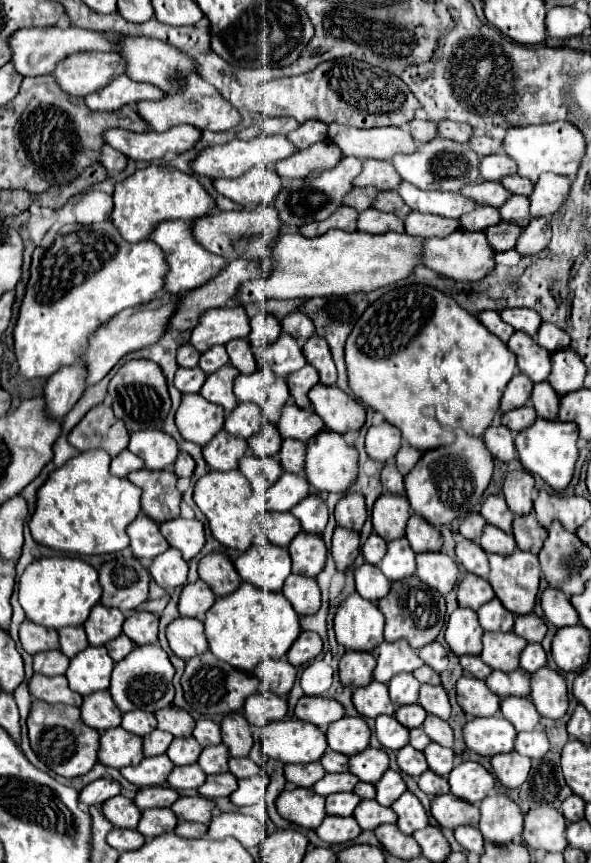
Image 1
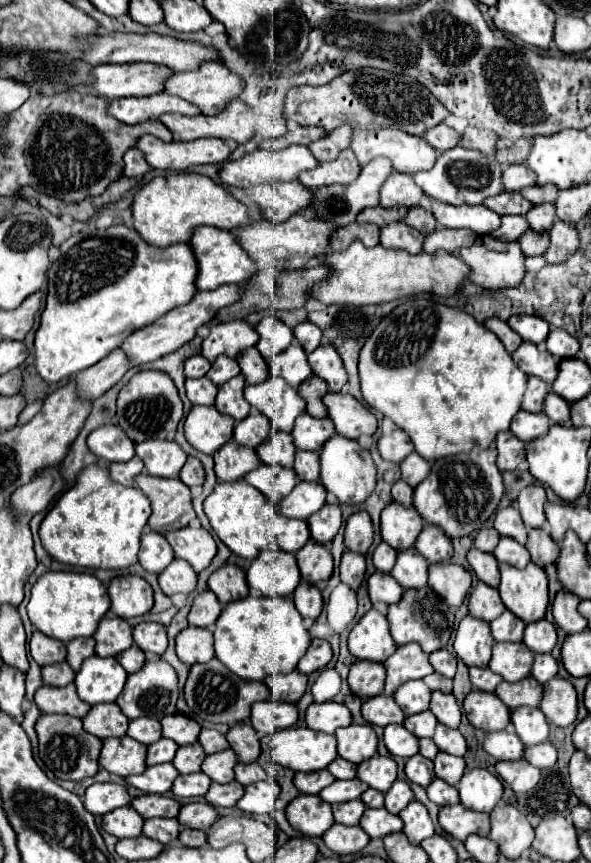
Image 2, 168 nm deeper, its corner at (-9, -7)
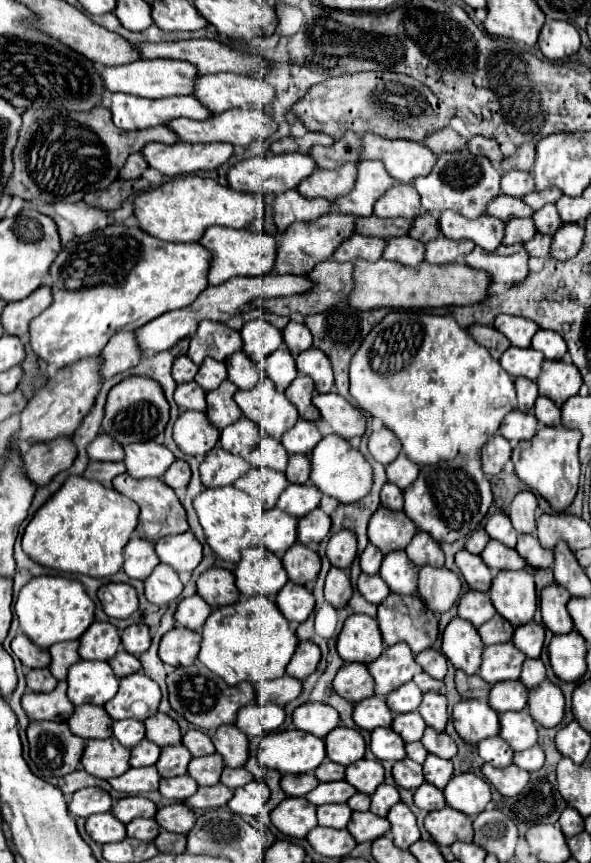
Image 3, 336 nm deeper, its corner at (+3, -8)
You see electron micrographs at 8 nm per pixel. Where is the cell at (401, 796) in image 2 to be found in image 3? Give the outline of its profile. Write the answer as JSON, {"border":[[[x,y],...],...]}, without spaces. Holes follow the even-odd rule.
{"border":[[[378,785],[378,789],[374,791],[372,795],[372,805],[370,805],[370,811],[374,815],[380,815],[380,817],[386,817],[390,807],[396,805],[400,801],[400,795],[398,795],[398,789],[394,785]]]}

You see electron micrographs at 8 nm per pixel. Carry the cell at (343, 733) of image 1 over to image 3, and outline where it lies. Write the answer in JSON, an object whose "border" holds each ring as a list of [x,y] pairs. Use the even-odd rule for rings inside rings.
{"border":[[[336,727],[326,735],[326,755],[330,761],[340,765],[352,765],[354,761],[364,757],[364,737],[356,729]]]}

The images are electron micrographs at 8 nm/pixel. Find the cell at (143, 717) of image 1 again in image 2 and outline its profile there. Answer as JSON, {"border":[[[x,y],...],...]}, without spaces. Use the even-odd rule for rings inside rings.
{"border":[[[136,718],[136,720],[130,720],[126,734],[148,746],[148,744],[154,744],[156,740],[162,738],[162,726],[154,718]]]}

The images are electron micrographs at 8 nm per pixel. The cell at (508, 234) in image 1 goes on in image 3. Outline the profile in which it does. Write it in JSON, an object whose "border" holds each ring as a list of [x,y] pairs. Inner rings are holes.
{"border":[[[536,233],[536,237],[532,241],[528,241],[524,247],[526,247],[530,257],[548,257],[550,255],[550,243],[552,243],[550,235]]]}

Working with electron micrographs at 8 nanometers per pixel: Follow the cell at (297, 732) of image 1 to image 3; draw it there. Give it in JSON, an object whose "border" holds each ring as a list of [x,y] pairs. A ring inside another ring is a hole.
{"border":[[[296,729],[268,733],[260,739],[258,747],[258,761],[282,775],[310,773],[324,761],[324,757],[324,739]]]}

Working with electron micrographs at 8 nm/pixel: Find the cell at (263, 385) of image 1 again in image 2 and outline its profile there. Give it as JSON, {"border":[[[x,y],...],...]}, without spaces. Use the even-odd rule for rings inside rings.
{"border":[[[270,376],[260,384],[246,386],[244,396],[252,408],[268,416],[272,426],[282,432],[292,432],[296,416],[306,408],[306,402],[300,398],[296,388],[288,386],[280,376]]]}

